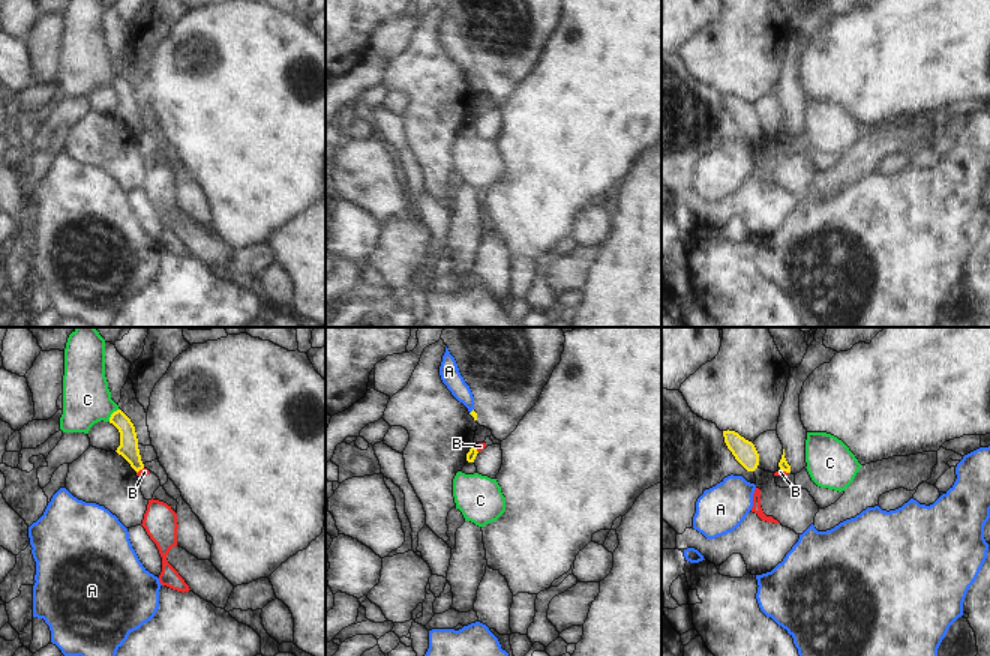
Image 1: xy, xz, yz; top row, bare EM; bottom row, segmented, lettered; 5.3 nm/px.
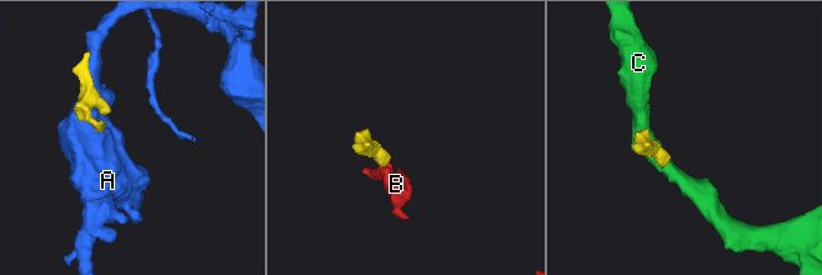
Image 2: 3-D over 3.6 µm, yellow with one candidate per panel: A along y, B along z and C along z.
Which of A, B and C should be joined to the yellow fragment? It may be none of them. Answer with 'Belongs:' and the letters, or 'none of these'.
Belongs: none of these

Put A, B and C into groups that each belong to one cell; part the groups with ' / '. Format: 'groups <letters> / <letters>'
groups A / B / C

